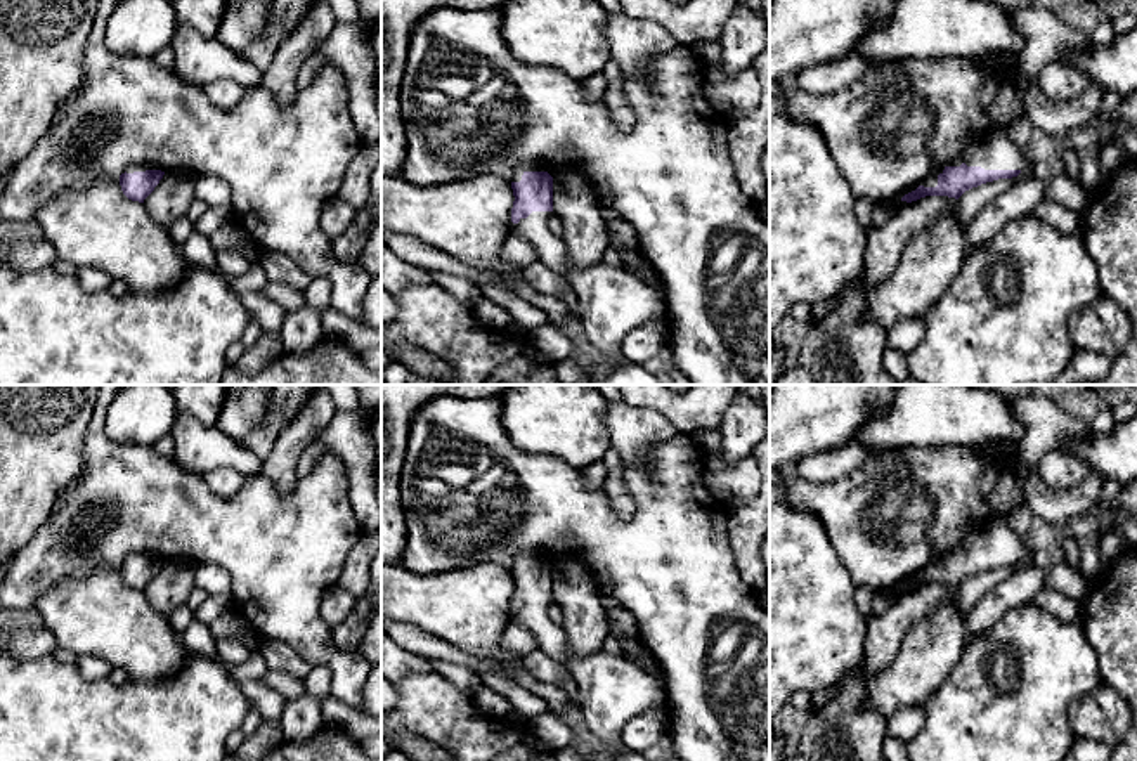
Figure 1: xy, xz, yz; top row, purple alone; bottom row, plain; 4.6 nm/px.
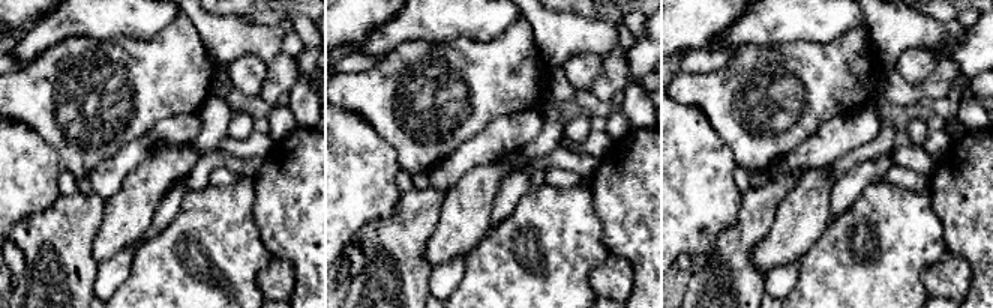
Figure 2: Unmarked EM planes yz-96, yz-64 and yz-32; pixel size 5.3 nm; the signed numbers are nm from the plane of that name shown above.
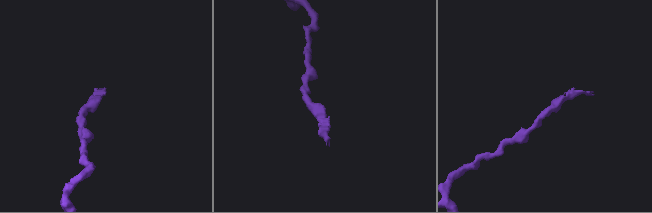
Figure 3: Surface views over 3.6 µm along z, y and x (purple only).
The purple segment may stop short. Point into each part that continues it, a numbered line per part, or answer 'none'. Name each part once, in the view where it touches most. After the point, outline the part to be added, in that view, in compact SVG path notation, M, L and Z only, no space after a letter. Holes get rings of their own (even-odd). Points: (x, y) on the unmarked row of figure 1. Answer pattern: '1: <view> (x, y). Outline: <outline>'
1: yz (997, 539). Outline: M995 518L983 529L965 536L946 555L960 555L962 551L984 558L1024 558L1028 546L1005 518Z

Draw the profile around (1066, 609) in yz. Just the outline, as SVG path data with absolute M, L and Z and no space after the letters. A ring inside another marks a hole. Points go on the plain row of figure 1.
M1045 588L1035 595L1033 603L1056 615L1059 621L1082 626L1082 603L1059 591Z

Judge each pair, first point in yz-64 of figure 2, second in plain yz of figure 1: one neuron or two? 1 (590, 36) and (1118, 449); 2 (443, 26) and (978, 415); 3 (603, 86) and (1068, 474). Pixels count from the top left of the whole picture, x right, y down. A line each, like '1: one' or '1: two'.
1: two
2: one
3: two

